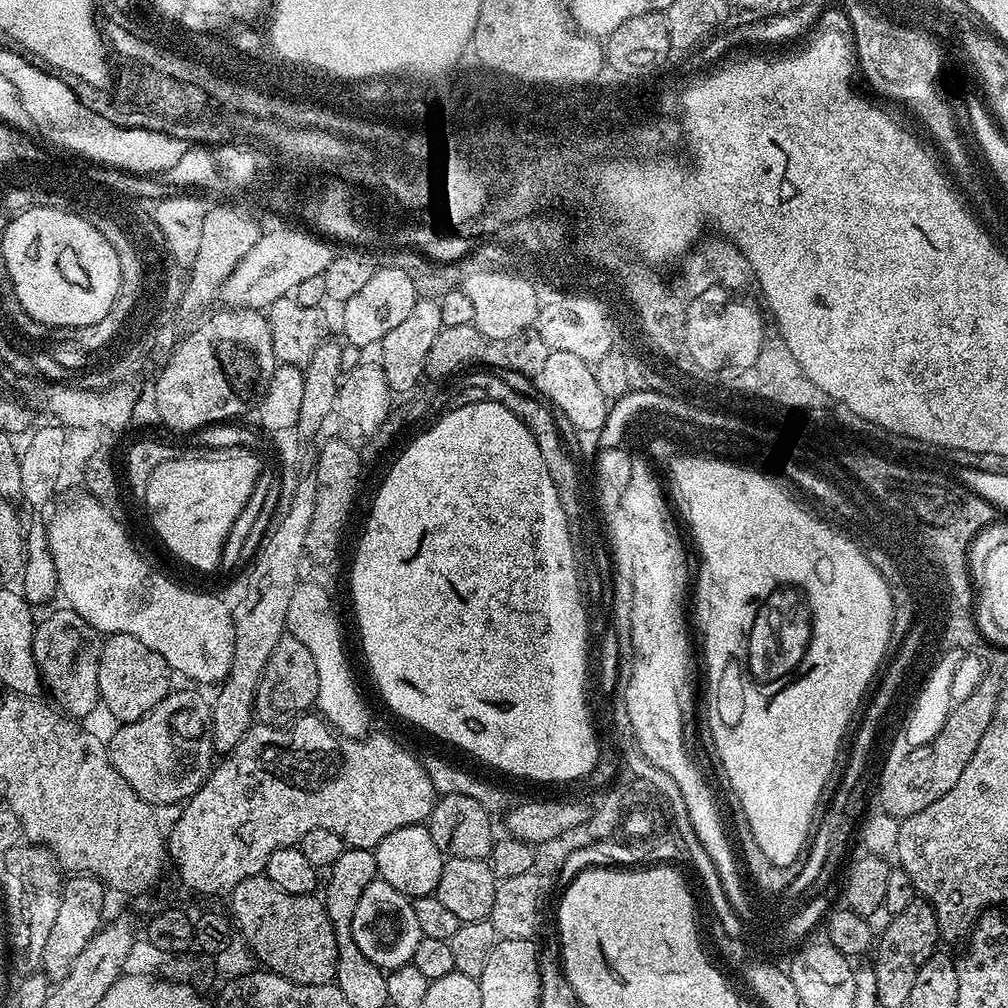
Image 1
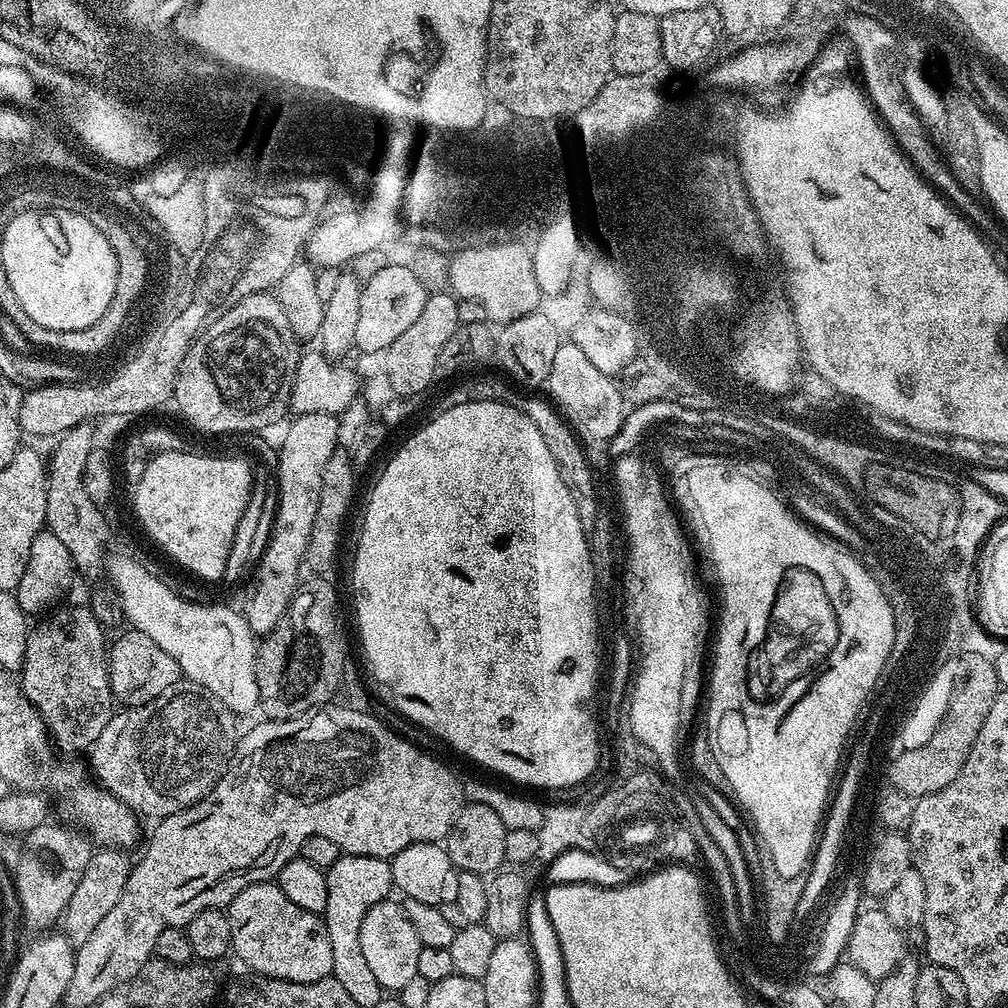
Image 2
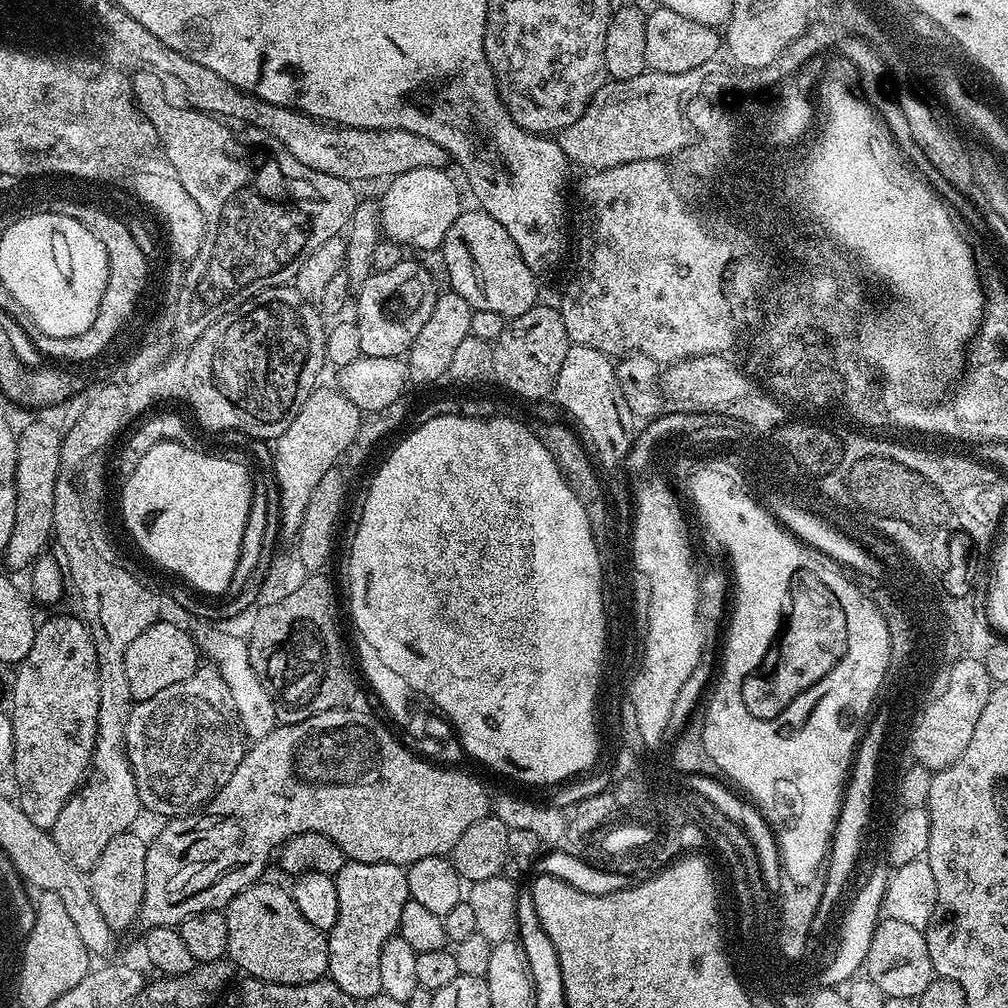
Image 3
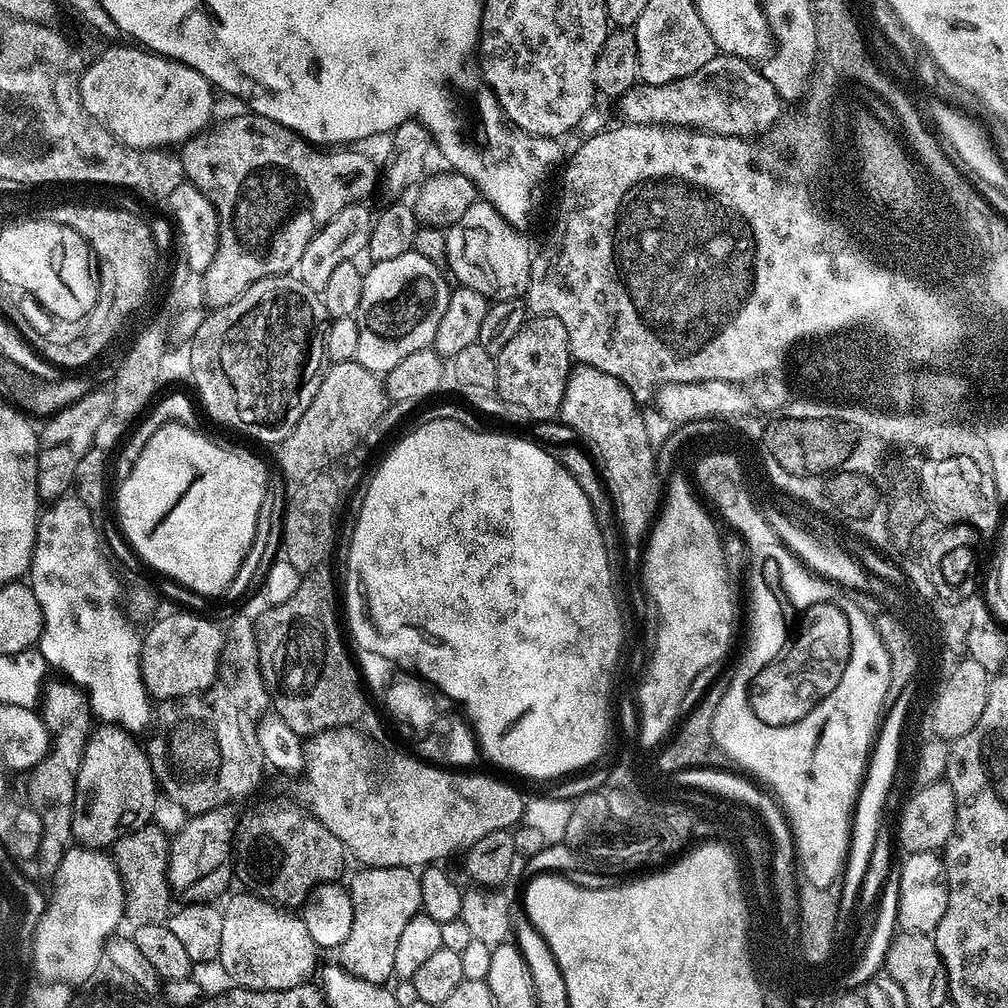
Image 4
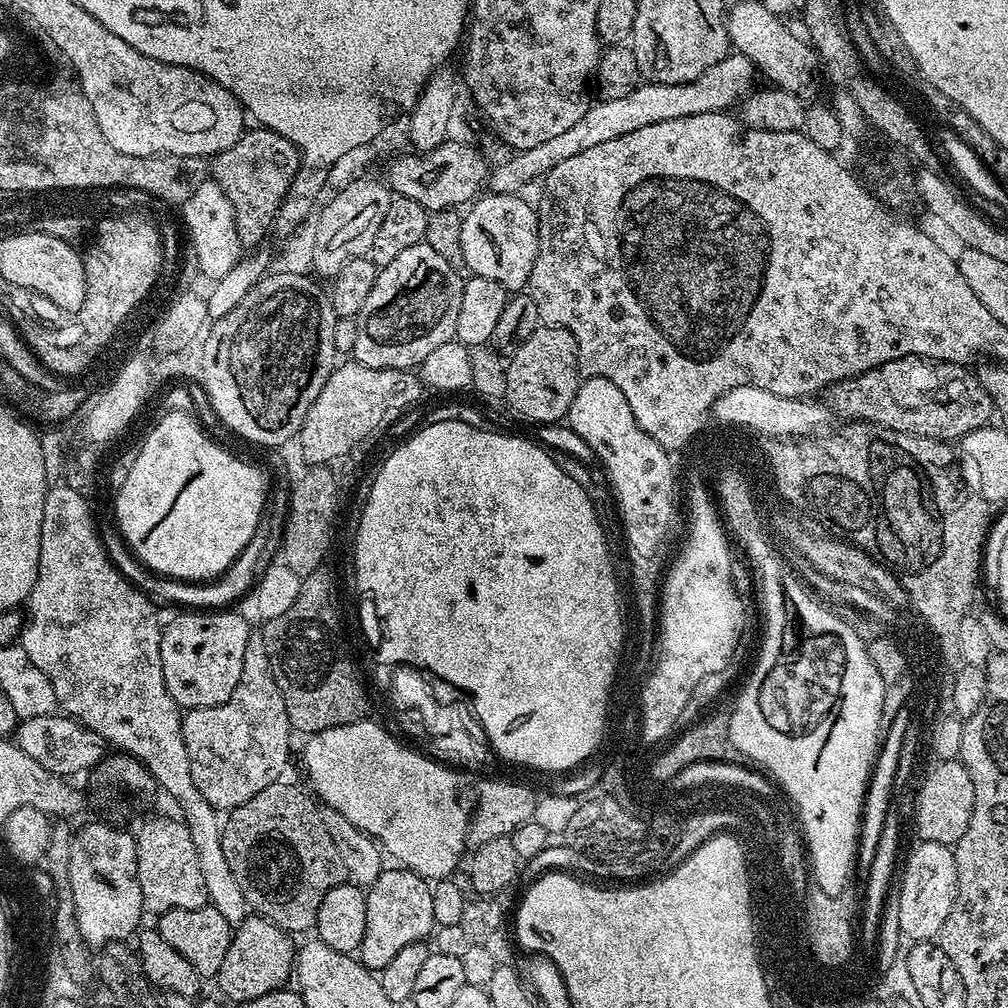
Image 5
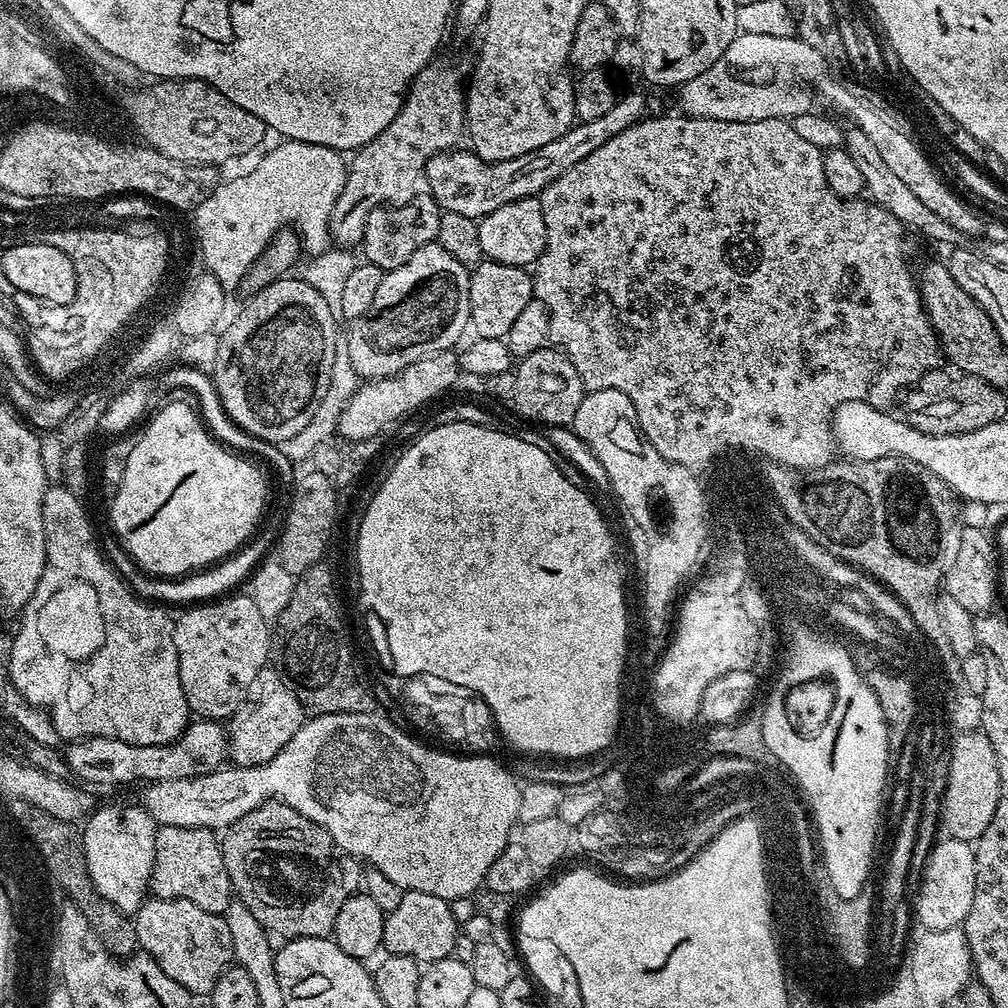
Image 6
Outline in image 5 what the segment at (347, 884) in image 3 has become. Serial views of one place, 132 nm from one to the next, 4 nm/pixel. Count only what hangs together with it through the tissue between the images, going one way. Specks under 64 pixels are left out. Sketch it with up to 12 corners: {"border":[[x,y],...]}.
{"border":[[385,867],[366,892],[358,959],[384,968],[437,927],[432,884]]}

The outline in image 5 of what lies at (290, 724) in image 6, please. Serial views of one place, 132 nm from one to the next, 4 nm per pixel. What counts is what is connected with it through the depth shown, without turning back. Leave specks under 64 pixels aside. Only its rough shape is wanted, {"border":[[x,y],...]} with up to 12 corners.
{"border":[[264,637],[222,706],[181,715],[217,810],[281,779],[294,736]]}

